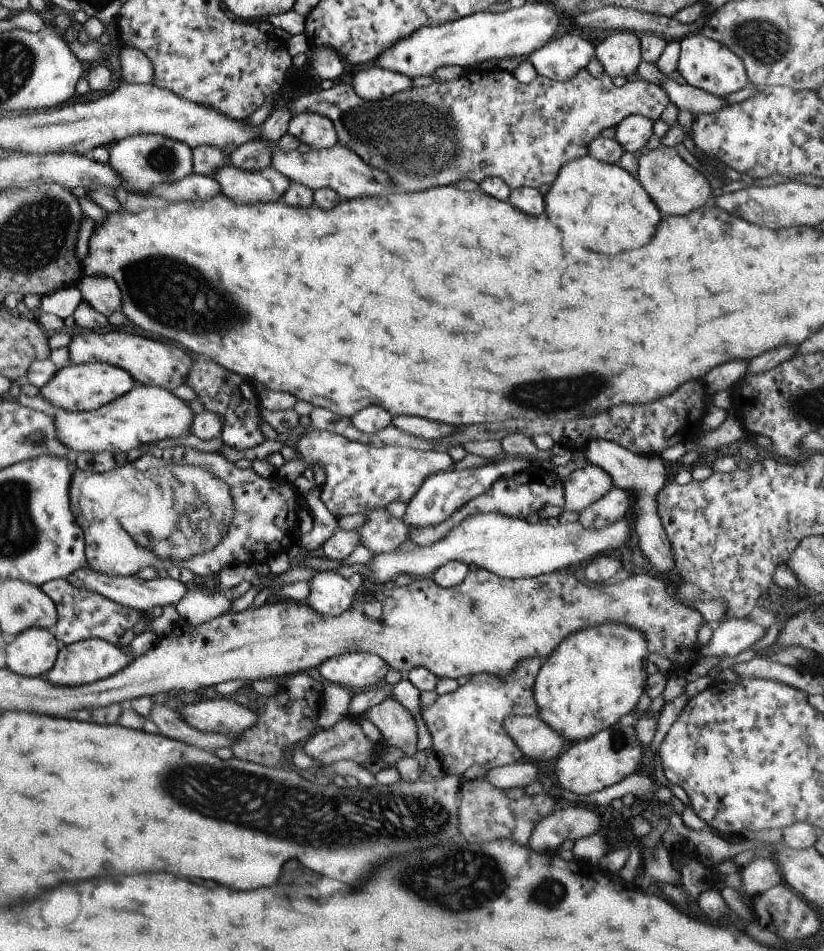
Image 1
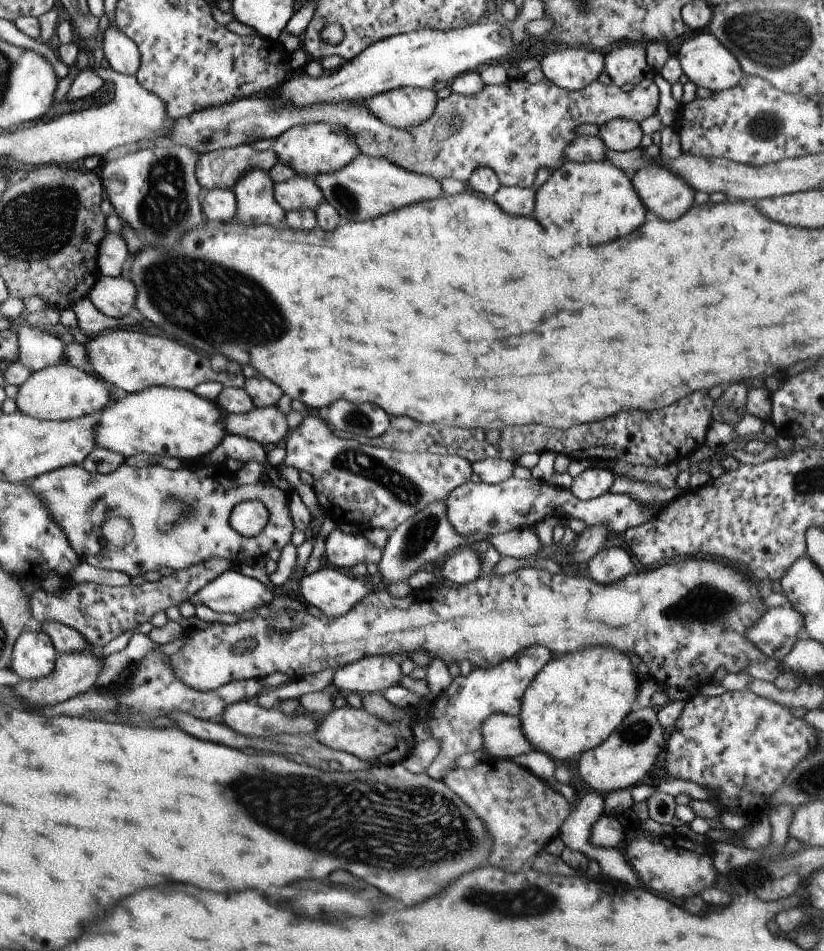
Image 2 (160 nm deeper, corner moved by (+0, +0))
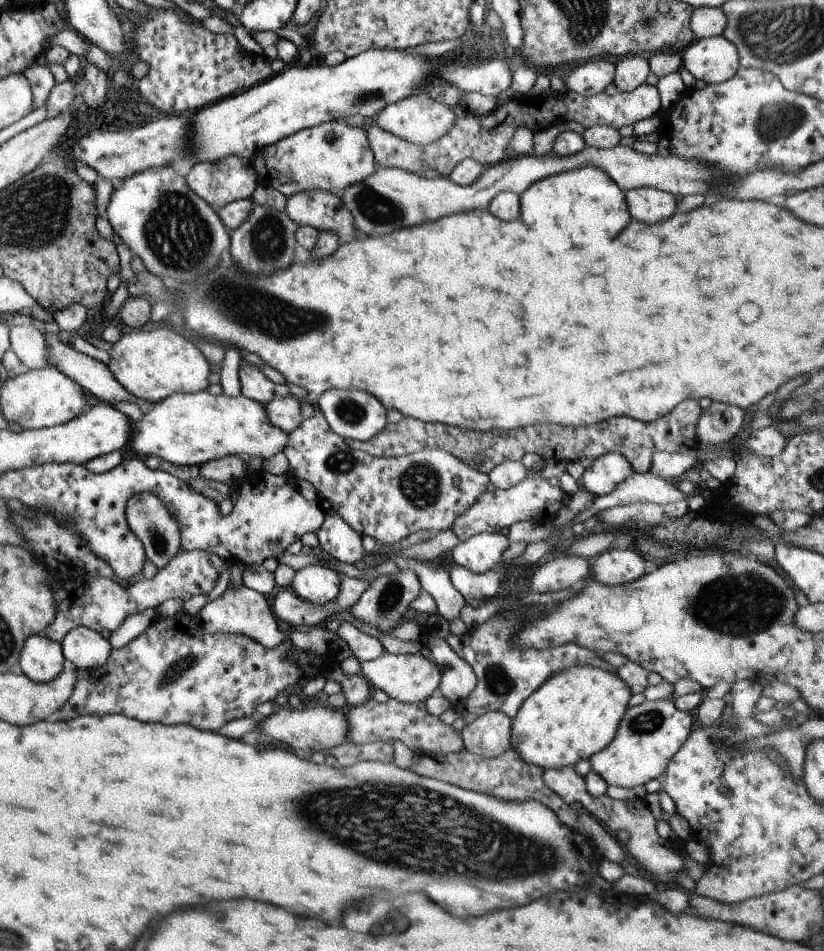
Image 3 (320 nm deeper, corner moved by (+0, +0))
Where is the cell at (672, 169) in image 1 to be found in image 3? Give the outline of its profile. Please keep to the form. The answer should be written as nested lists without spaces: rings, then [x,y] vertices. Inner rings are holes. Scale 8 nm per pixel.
[[[649,187],[628,190],[624,193],[624,201],[629,216],[645,224],[667,220],[673,214],[676,203],[671,193]]]

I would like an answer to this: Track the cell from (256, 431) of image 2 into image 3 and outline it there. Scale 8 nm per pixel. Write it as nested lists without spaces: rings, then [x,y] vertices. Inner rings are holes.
[[[290,394],[283,397],[274,397],[264,407],[269,422],[290,433],[302,423],[301,404],[303,401],[295,400]]]

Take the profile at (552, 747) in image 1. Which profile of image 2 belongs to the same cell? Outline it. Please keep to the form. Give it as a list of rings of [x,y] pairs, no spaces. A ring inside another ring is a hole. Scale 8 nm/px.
[[[490,714],[480,726],[482,752],[498,759],[515,758],[535,751],[524,741],[517,716]]]

